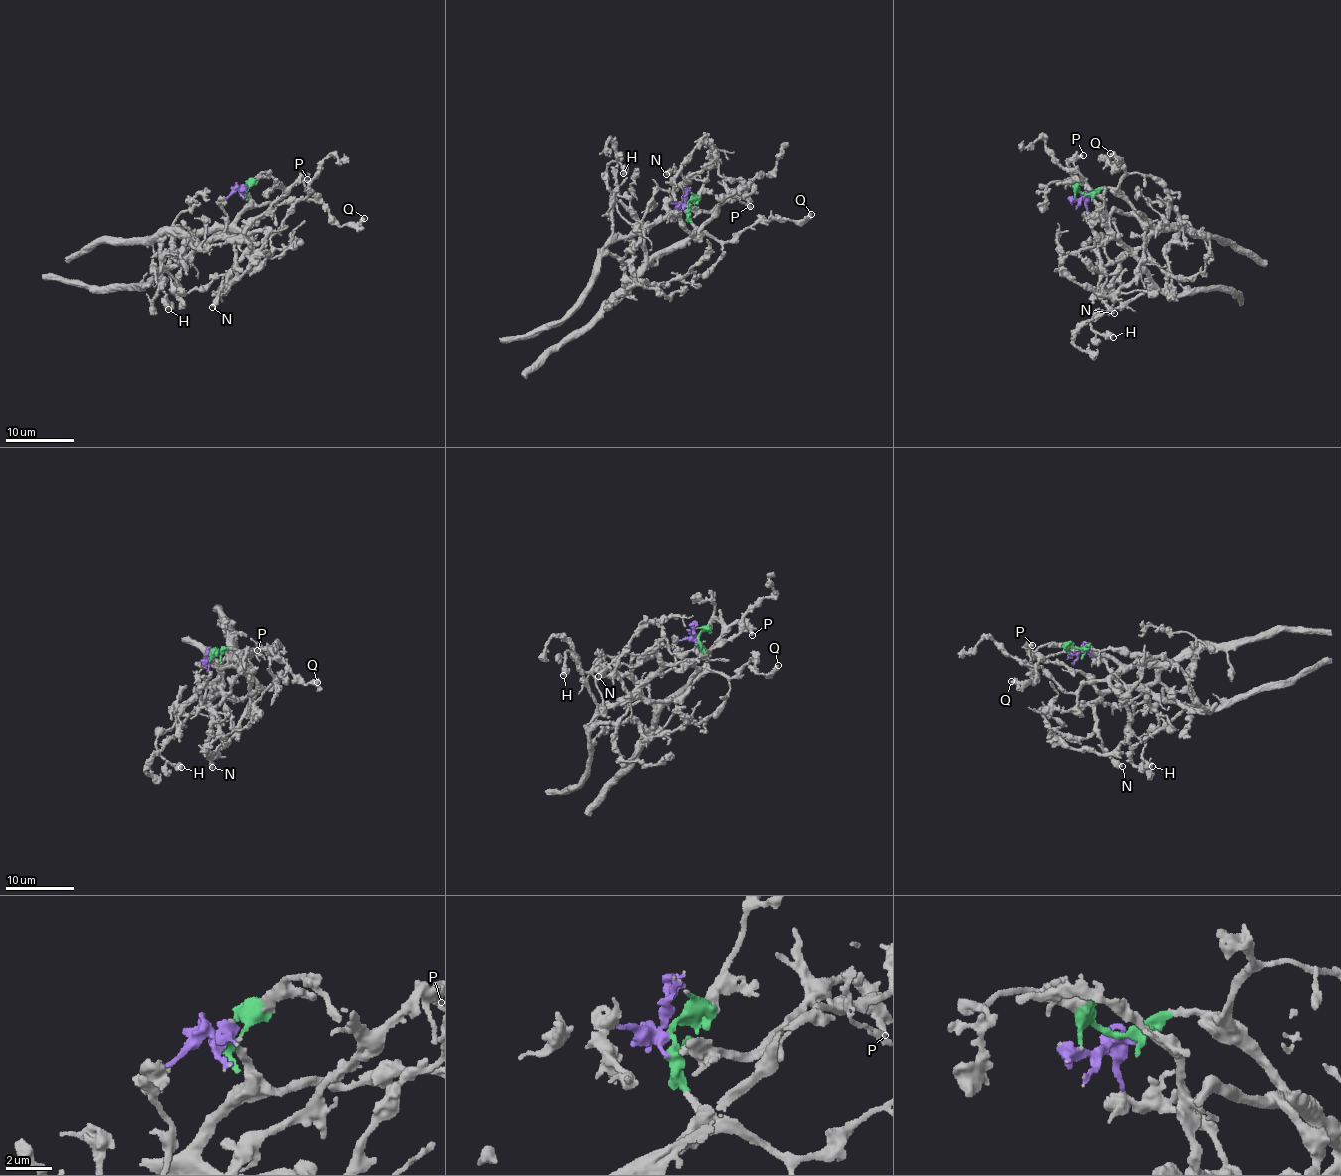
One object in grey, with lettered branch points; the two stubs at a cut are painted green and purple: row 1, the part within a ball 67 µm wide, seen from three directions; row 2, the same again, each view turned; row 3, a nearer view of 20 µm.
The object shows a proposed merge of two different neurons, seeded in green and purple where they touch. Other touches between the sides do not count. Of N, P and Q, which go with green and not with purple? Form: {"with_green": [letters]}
{"with_green": ["Q"]}

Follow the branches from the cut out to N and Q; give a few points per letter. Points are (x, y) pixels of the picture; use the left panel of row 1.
N: (242, 189), (235, 189), (222, 200), (226, 217), (224, 237), (234, 244), (235, 277), (212, 307)
Q: (242, 189), (255, 203), (283, 204), (296, 199), (318, 200), (341, 226), (355, 225), (364, 217)

